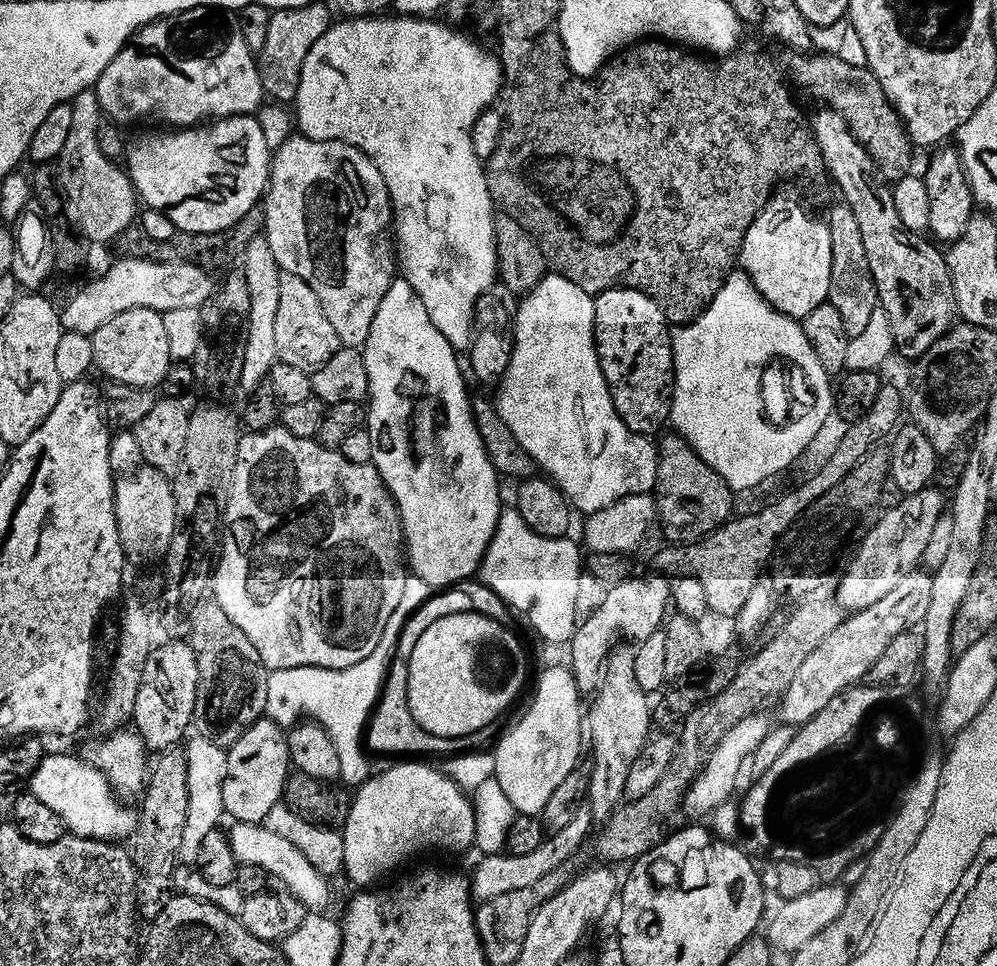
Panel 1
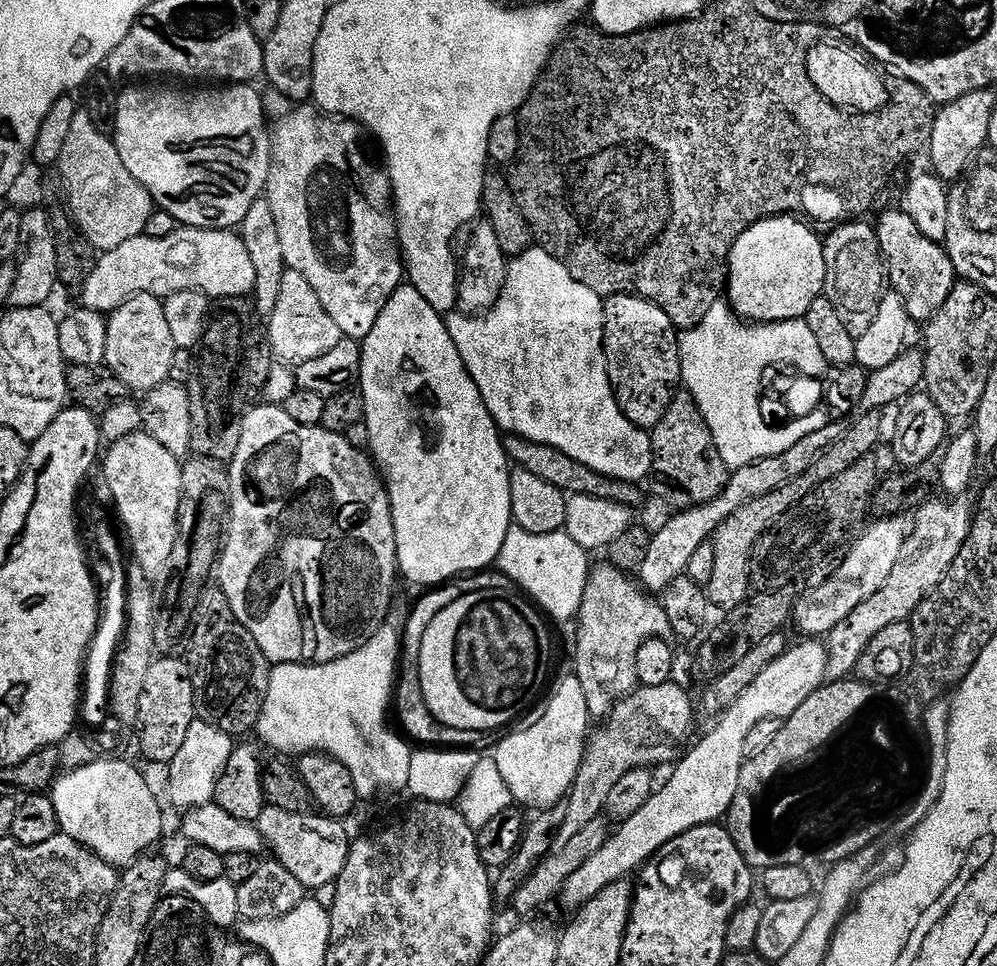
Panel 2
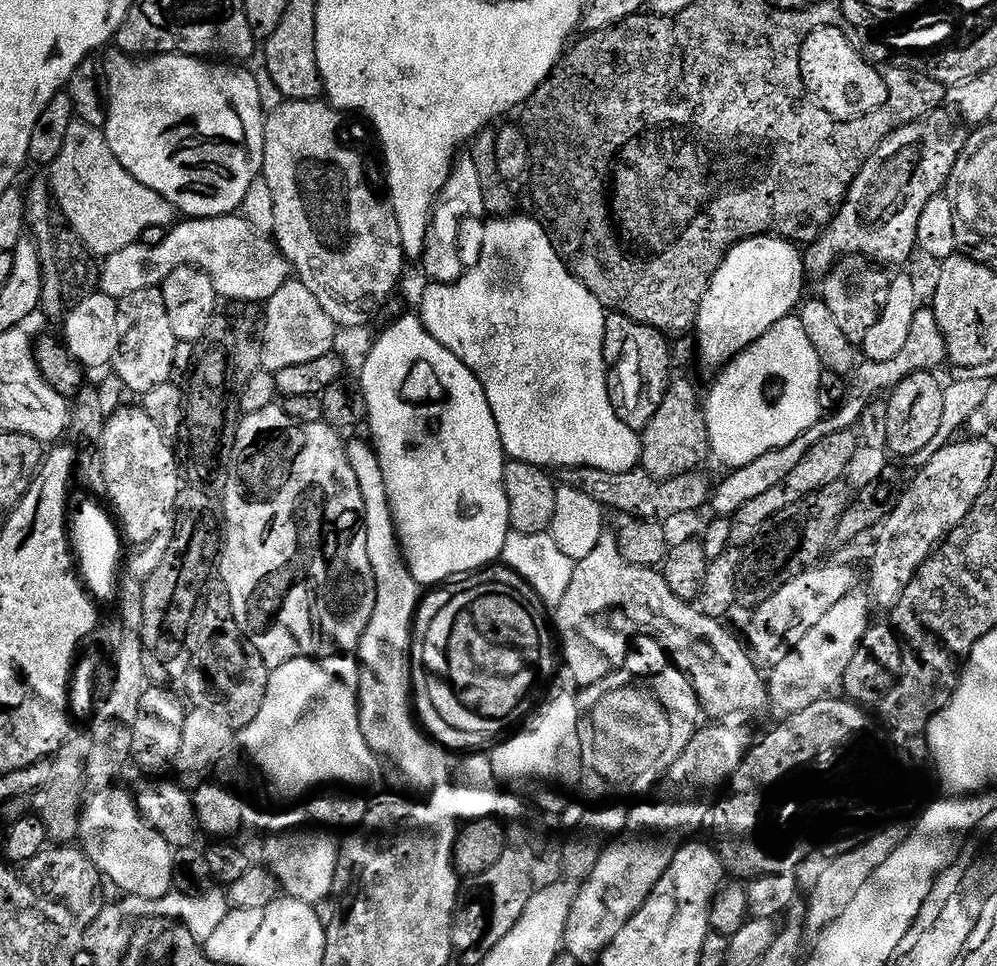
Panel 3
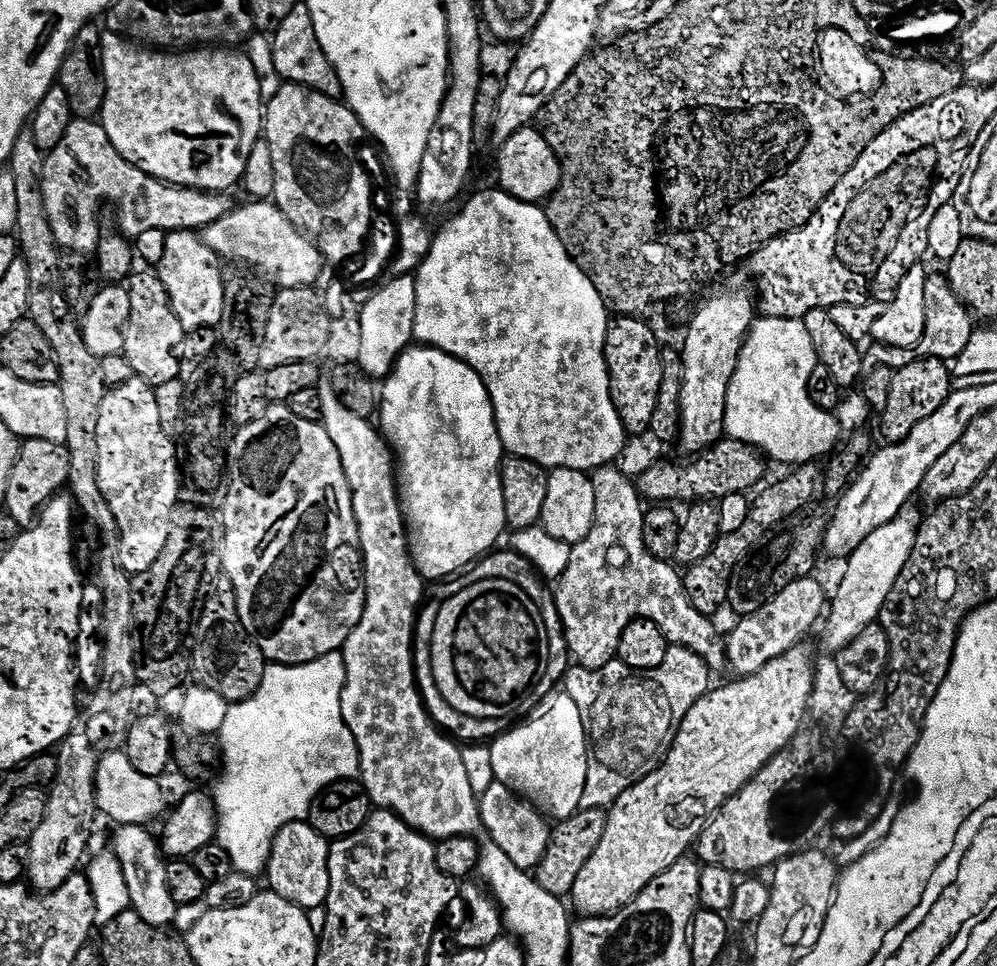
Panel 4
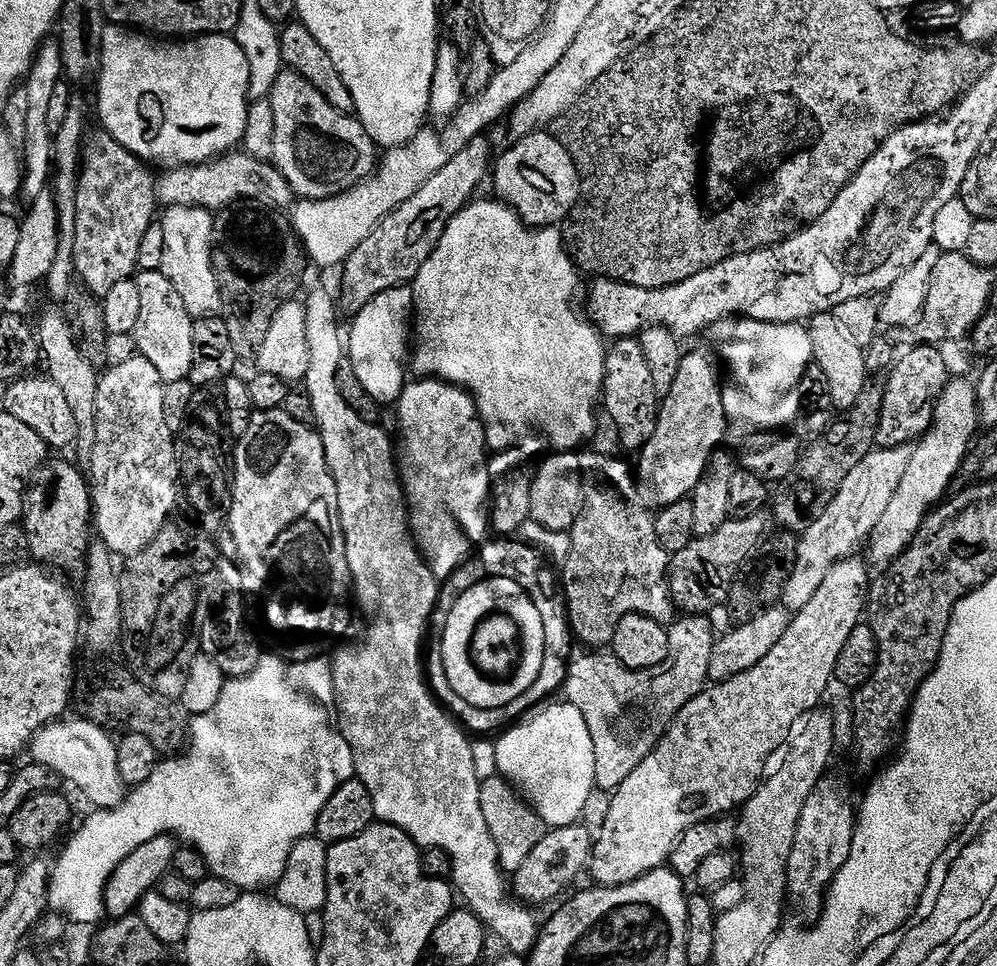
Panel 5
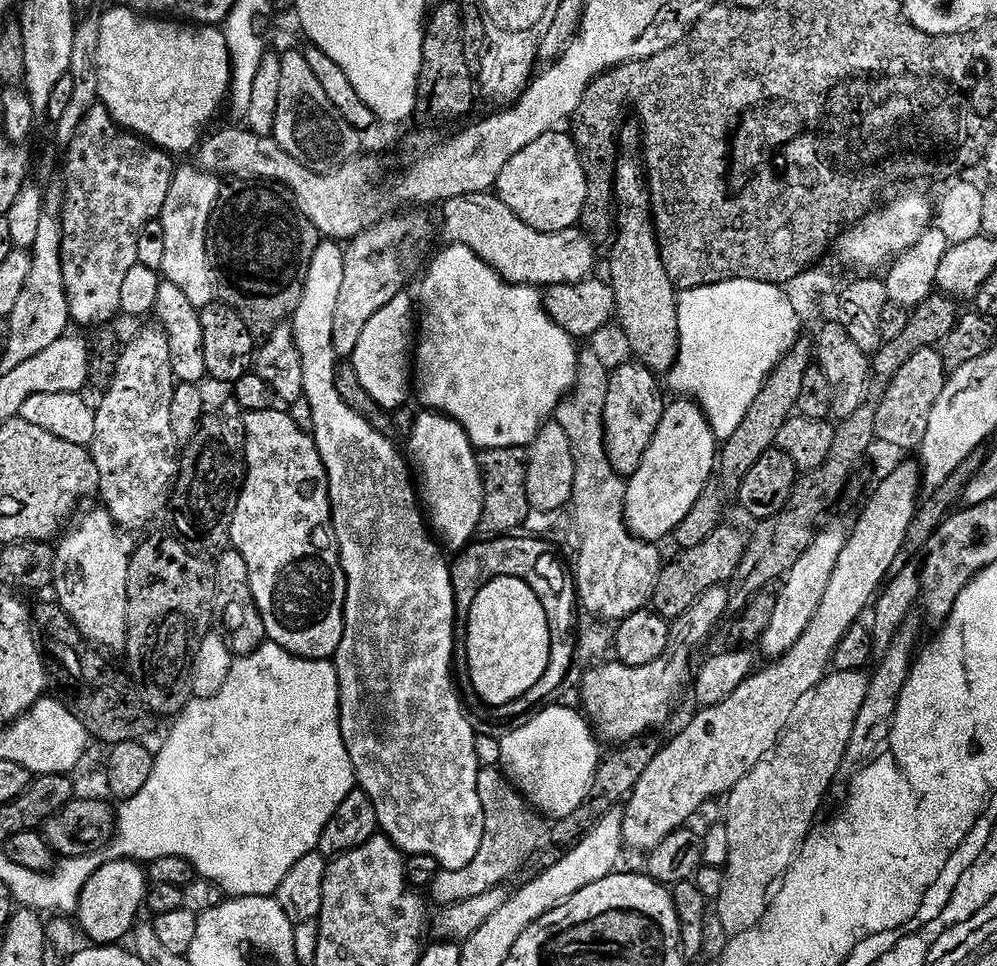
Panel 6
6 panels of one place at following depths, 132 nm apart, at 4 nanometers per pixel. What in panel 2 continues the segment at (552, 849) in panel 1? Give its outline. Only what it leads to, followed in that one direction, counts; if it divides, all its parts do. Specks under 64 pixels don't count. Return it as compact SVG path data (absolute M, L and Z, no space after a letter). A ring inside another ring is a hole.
M669 682L662 686L637 687L613 706L603 717L601 724L604 725L597 732L595 729L584 745L580 769L566 797L566 822L562 822L562 830L558 830L555 847L567 846L578 830L601 819L606 794L610 794L610 789L626 778L626 774L656 770L659 764L671 765L681 755L680 743L692 724L692 704L694 708L694 700L688 697L686 689Z

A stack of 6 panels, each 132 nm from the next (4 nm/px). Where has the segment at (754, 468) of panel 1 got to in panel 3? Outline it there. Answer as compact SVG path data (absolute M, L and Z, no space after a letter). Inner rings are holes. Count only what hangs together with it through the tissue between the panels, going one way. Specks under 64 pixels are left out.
M793 314L782 318L758 342L754 342L740 355L735 356L729 364L725 364L719 369L716 381L712 384L708 396L703 397L704 417L708 427L708 447L711 455L716 456L720 464L725 464L725 469L731 470L750 466L754 458L762 458L762 454L770 454L770 450L778 450L782 446L790 446L798 434L810 430L822 418L822 397L820 395L820 359L818 354L814 354L814 346L810 342L810 337L806 334L806 329L802 327L799 315ZM768 376L780 376L784 380L784 396L780 396L780 404L776 408L768 408L764 404L764 380Z

